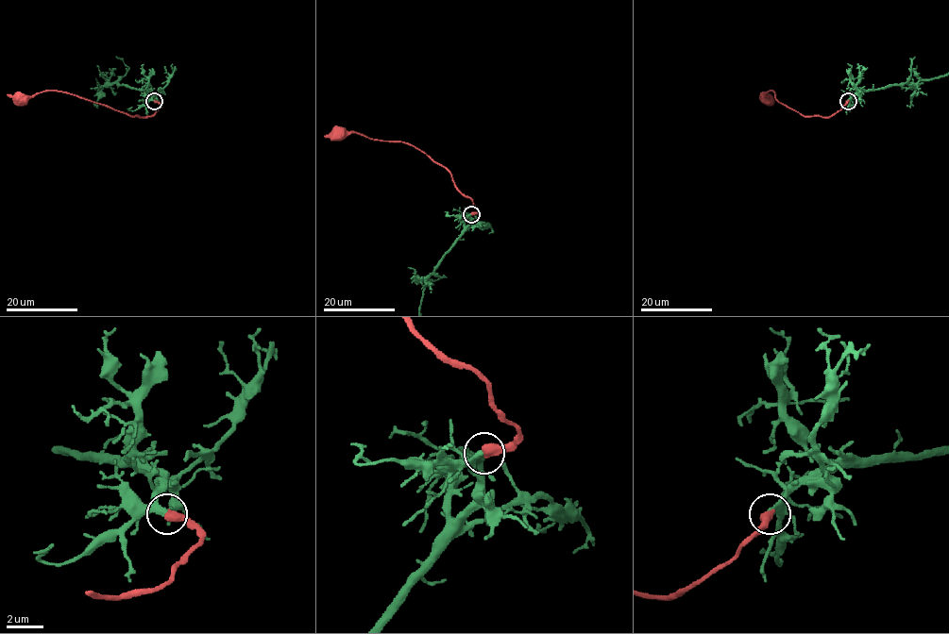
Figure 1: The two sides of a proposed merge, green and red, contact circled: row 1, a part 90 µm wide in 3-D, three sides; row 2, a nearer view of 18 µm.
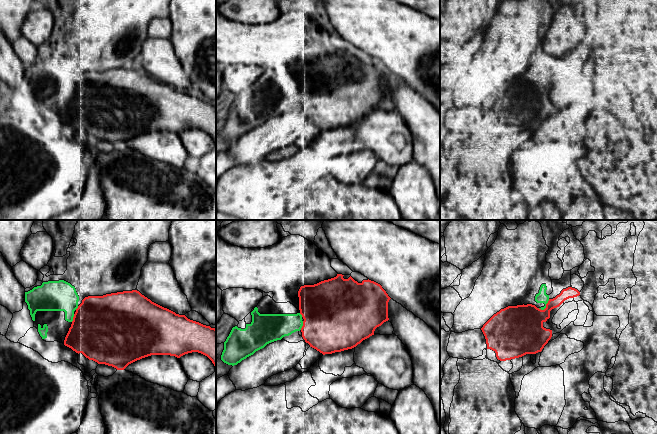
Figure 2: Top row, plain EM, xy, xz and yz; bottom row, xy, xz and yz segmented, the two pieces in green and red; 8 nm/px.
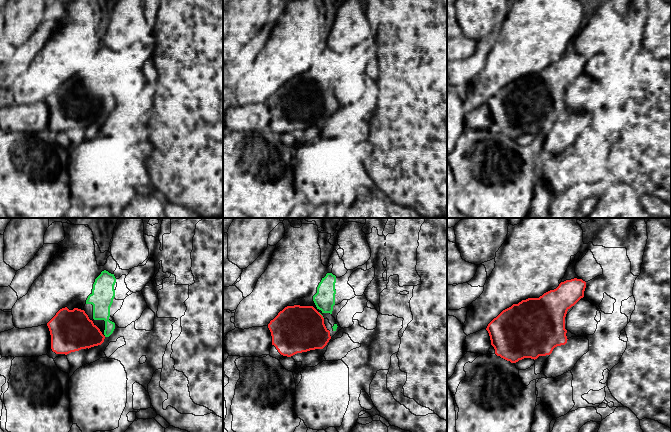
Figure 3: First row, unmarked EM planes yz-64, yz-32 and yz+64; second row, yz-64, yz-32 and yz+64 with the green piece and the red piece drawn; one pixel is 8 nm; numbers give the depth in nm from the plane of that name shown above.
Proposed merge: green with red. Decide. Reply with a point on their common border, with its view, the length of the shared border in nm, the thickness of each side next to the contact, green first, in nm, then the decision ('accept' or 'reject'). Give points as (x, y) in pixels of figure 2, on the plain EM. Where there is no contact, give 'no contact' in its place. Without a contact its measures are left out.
contact yz (545, 83); length 120 nm; calibres 90 and 360 nm; accept

